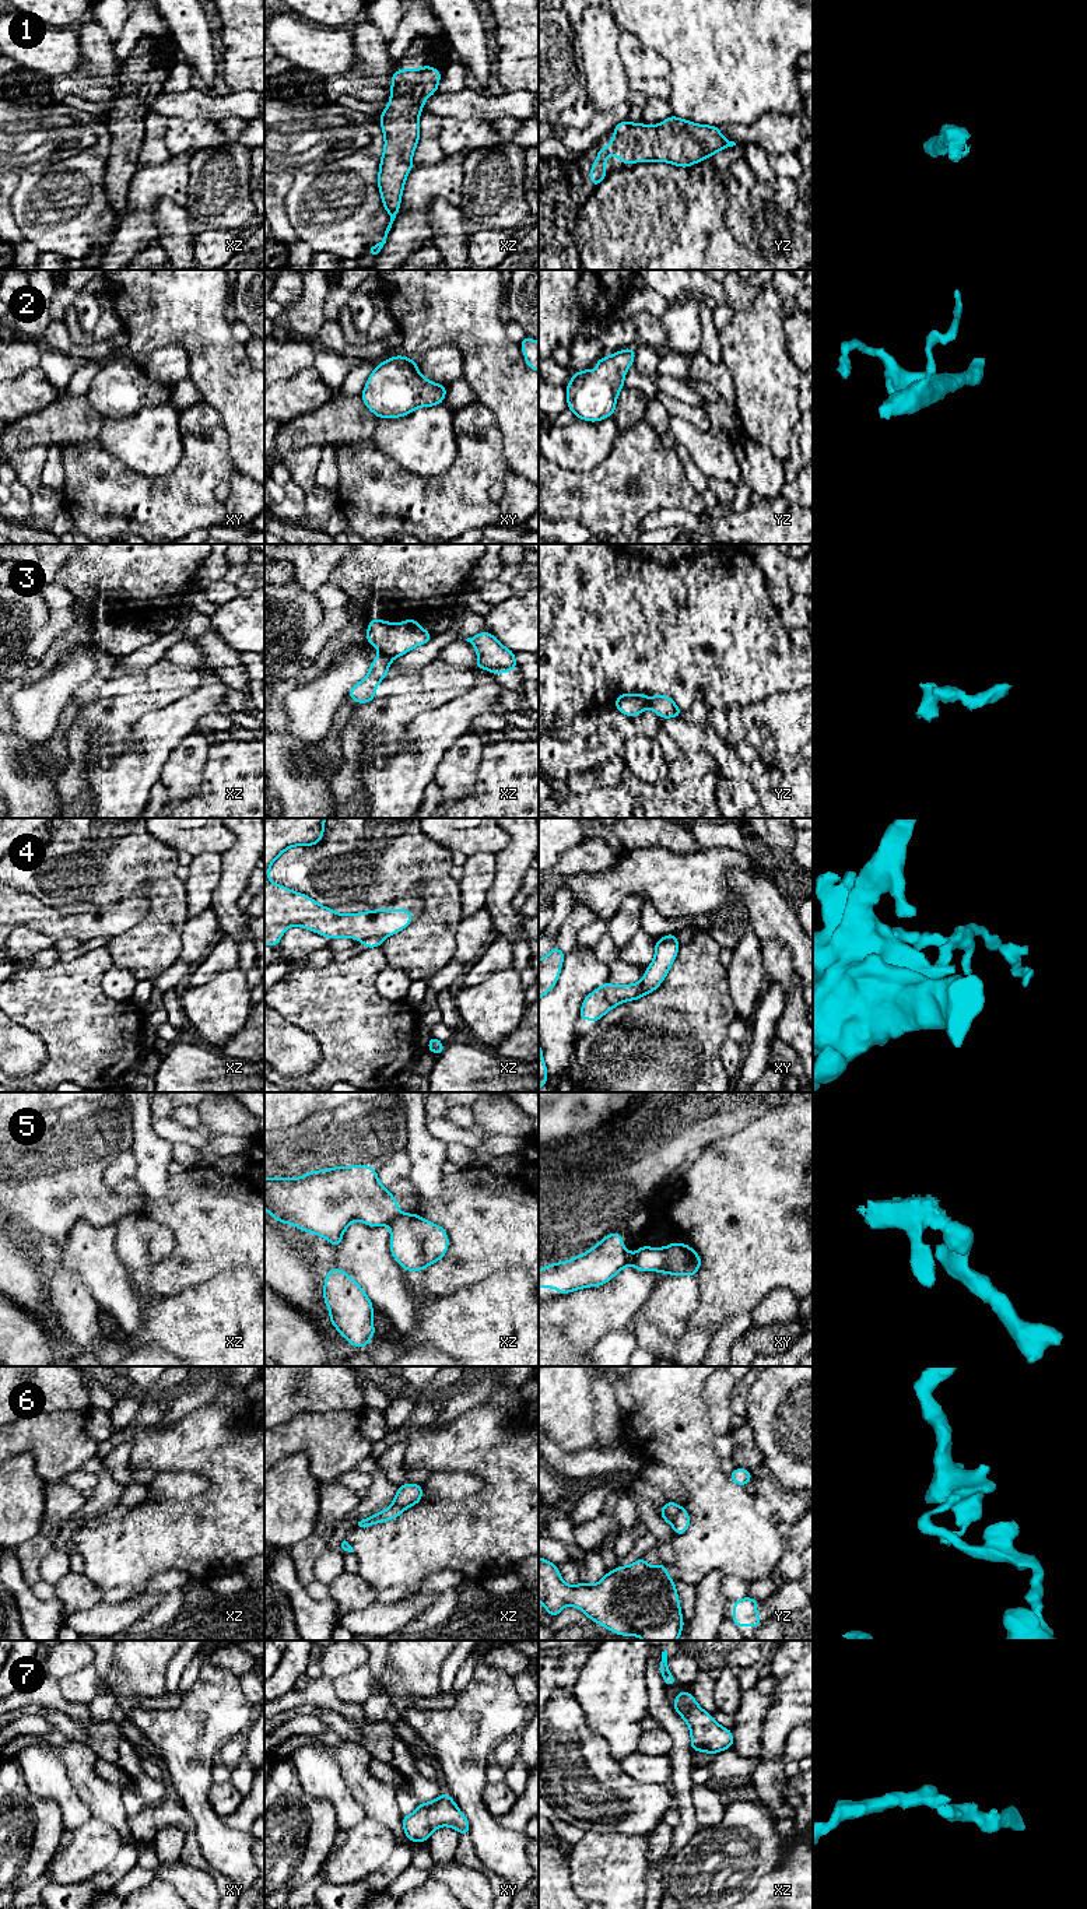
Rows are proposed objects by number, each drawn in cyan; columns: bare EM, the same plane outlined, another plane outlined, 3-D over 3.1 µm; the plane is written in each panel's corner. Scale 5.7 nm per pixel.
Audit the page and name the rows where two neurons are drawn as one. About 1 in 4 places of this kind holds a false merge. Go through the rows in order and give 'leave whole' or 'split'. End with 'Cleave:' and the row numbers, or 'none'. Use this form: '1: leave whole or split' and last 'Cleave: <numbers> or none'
1: leave whole
2: leave whole
3: split
4: split
5: split
6: split
7: leave whole
Cleave: 3, 4, 5, 6

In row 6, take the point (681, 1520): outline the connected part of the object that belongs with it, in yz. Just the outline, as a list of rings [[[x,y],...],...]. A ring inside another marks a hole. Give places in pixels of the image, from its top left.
[[[680,1508],[673,1520],[674,1536],[684,1534],[690,1526],[690,1522],[690,1513],[684,1508]]]

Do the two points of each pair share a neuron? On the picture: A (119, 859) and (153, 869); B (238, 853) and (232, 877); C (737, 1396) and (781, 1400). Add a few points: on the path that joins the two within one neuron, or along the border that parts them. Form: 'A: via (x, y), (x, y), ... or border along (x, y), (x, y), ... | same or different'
A: via (128, 859), (137, 859), (144, 866) | same
B: via (238, 859), (235, 871) | same
C: border along (756, 1381), (750, 1389), (746, 1417) | different

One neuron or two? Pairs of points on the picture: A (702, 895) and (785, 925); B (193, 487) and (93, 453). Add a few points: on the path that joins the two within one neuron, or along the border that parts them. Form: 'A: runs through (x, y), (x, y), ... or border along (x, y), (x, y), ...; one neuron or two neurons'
A: border along (728, 880), (728, 884), (740, 898), (743, 909); two neurons
B: runs through (168, 492), (132, 492), (118, 478); one neuron

